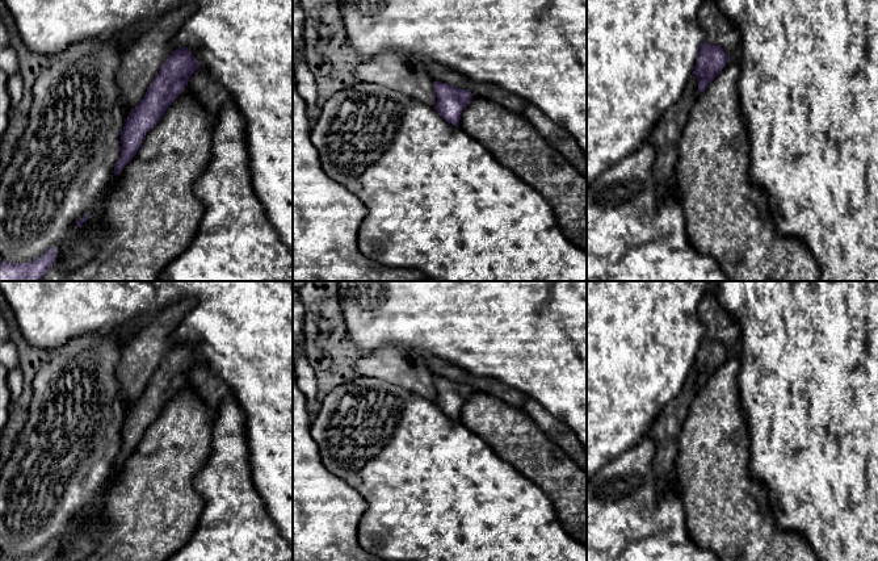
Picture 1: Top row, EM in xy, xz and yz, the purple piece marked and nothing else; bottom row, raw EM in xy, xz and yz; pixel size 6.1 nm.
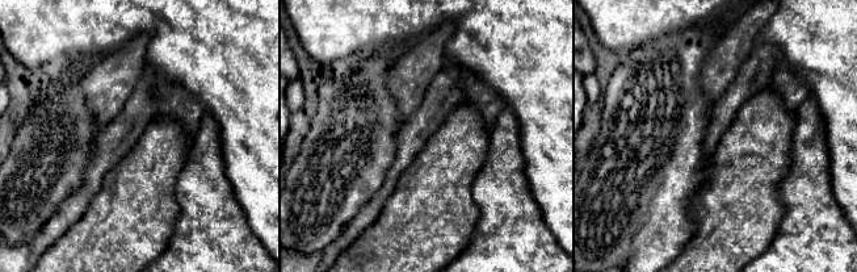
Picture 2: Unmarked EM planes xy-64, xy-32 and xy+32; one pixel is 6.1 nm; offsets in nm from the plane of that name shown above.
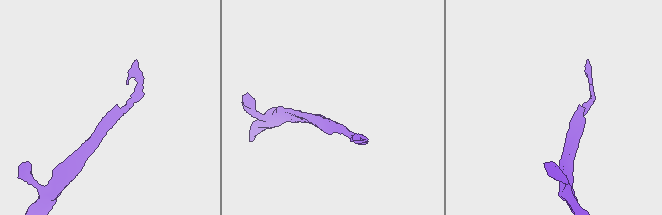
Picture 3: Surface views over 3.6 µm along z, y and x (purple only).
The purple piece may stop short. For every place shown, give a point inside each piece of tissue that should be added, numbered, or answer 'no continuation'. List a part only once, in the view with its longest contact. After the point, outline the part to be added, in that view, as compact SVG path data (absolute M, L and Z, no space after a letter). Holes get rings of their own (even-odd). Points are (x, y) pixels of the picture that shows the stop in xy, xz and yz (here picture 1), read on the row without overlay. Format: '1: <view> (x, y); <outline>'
no continuation

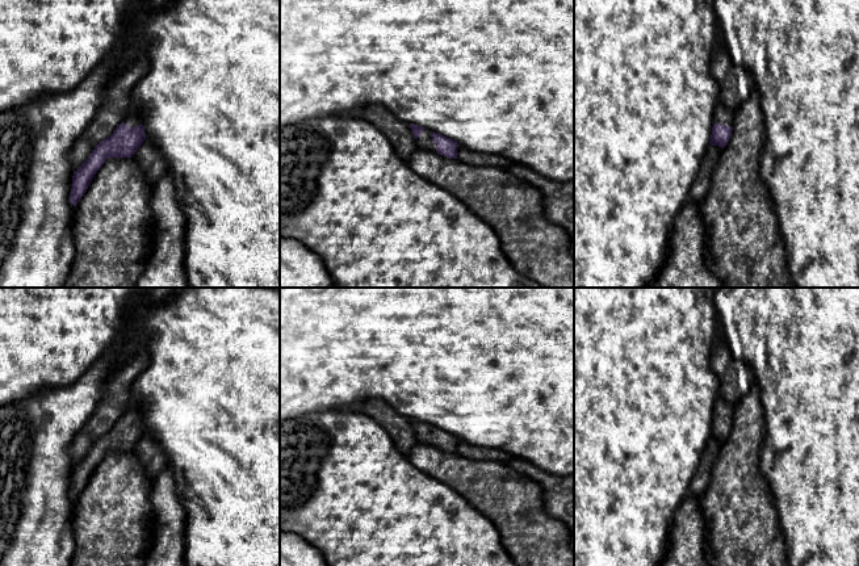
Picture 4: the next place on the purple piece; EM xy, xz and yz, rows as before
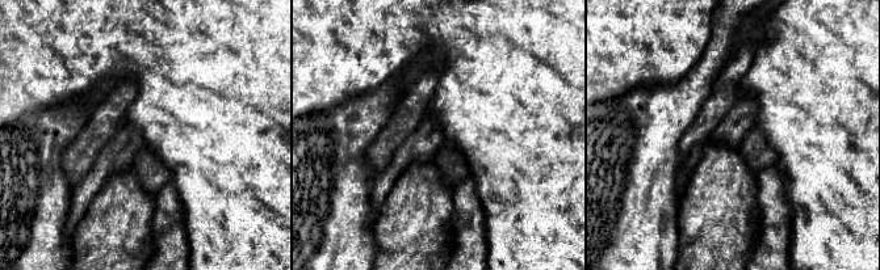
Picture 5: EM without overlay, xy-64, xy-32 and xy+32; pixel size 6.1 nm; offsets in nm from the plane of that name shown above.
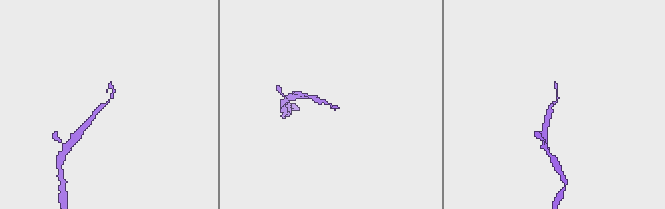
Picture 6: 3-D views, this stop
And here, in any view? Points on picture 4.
1: xz (424, 435); M424 423L422 429L416 433L416 437L423 444L436 446L436 440L431 432L432 427L432 424Z

